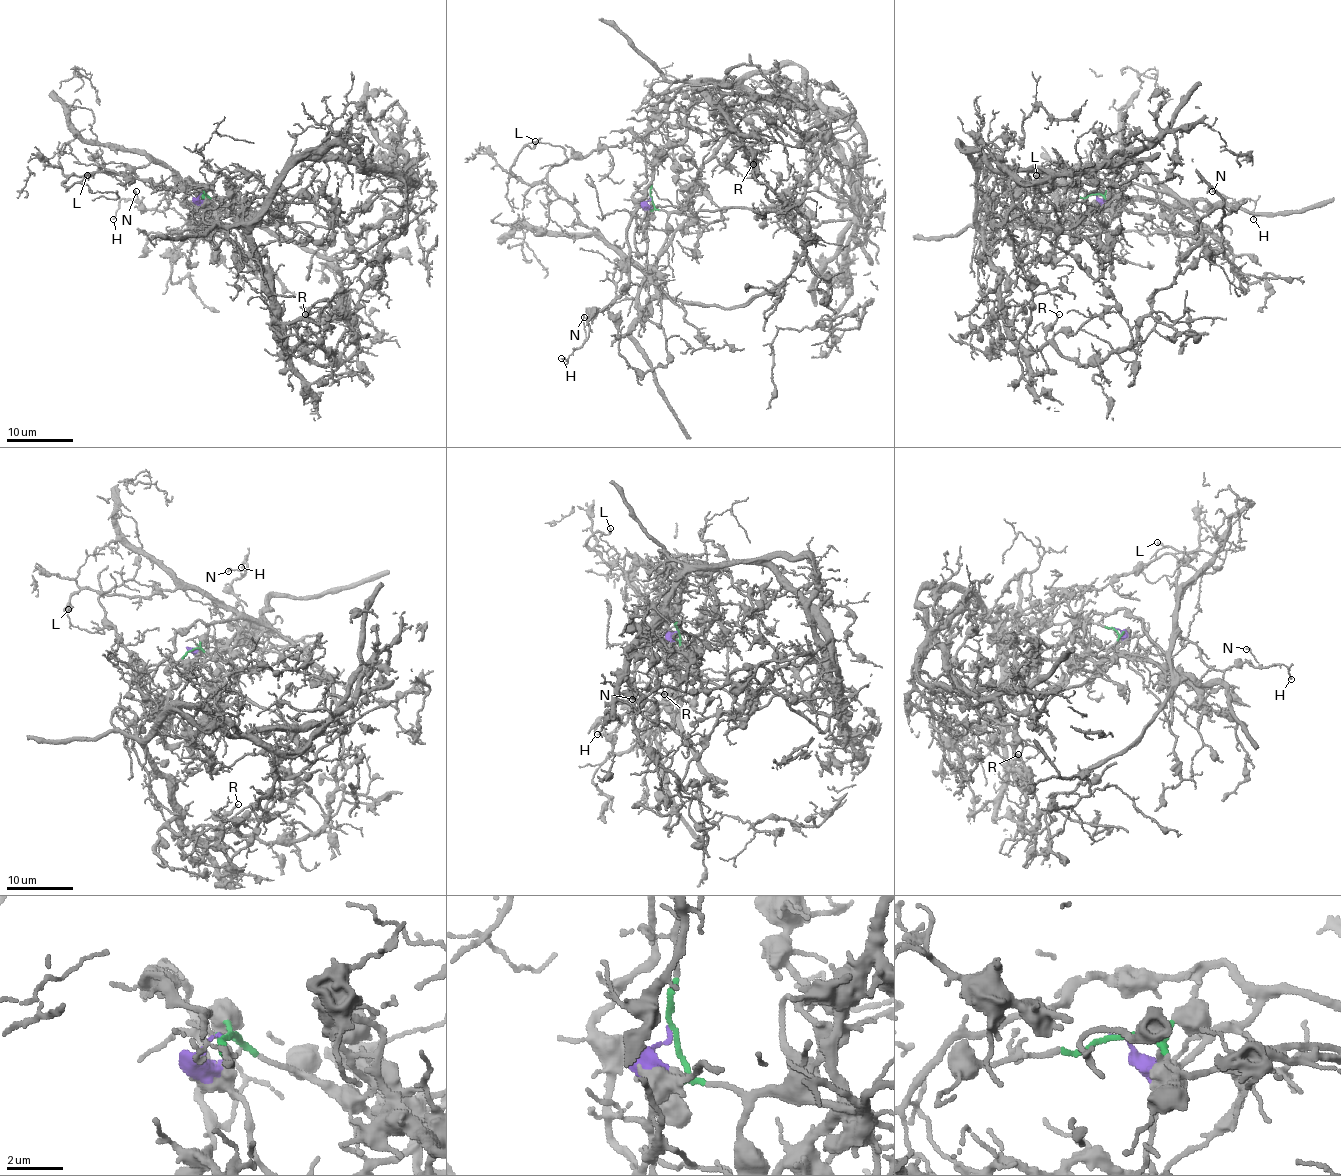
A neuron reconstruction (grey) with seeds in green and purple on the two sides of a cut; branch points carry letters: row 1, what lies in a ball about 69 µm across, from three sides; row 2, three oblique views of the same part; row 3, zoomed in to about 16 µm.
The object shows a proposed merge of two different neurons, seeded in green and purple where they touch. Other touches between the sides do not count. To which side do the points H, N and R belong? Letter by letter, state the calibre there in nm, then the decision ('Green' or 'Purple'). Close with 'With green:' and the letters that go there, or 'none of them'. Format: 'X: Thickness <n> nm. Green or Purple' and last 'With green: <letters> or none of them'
H: Thickness 120 nm. Purple
N: Thickness 160 nm. Purple
R: Thickness 120 nm. Green
With green: R

